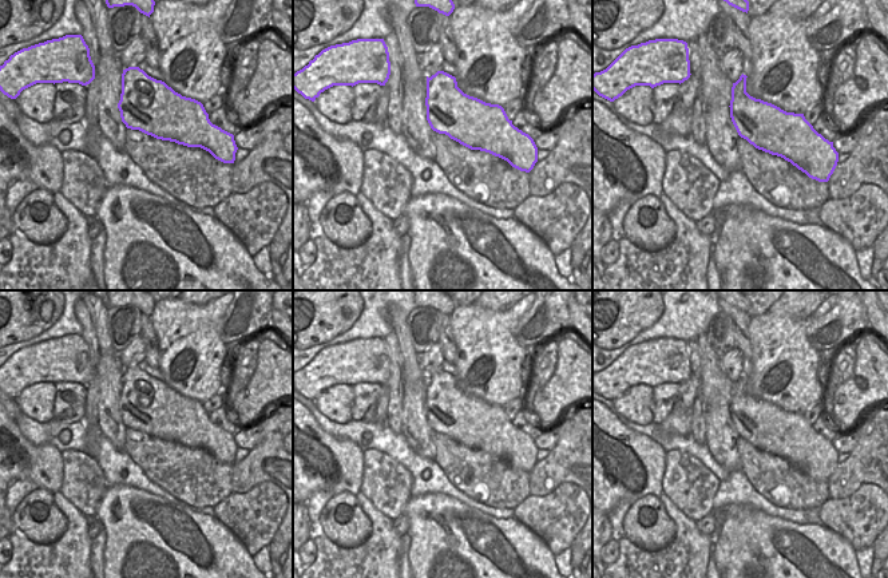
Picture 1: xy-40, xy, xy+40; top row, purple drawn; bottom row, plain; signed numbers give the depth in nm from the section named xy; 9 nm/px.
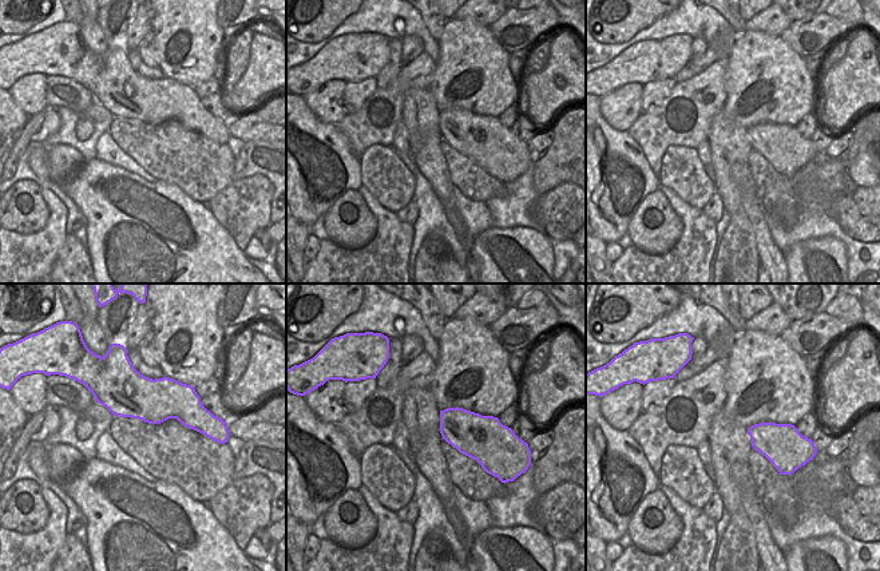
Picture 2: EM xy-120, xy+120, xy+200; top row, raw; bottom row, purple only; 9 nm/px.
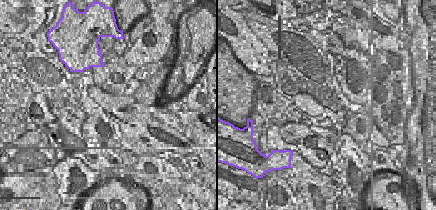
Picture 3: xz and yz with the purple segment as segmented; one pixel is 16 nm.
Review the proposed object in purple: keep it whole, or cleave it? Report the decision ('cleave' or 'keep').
keep

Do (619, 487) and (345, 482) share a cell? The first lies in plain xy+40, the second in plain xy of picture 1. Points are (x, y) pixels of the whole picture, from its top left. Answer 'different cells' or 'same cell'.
same cell

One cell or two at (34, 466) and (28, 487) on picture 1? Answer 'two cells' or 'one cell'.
two cells

